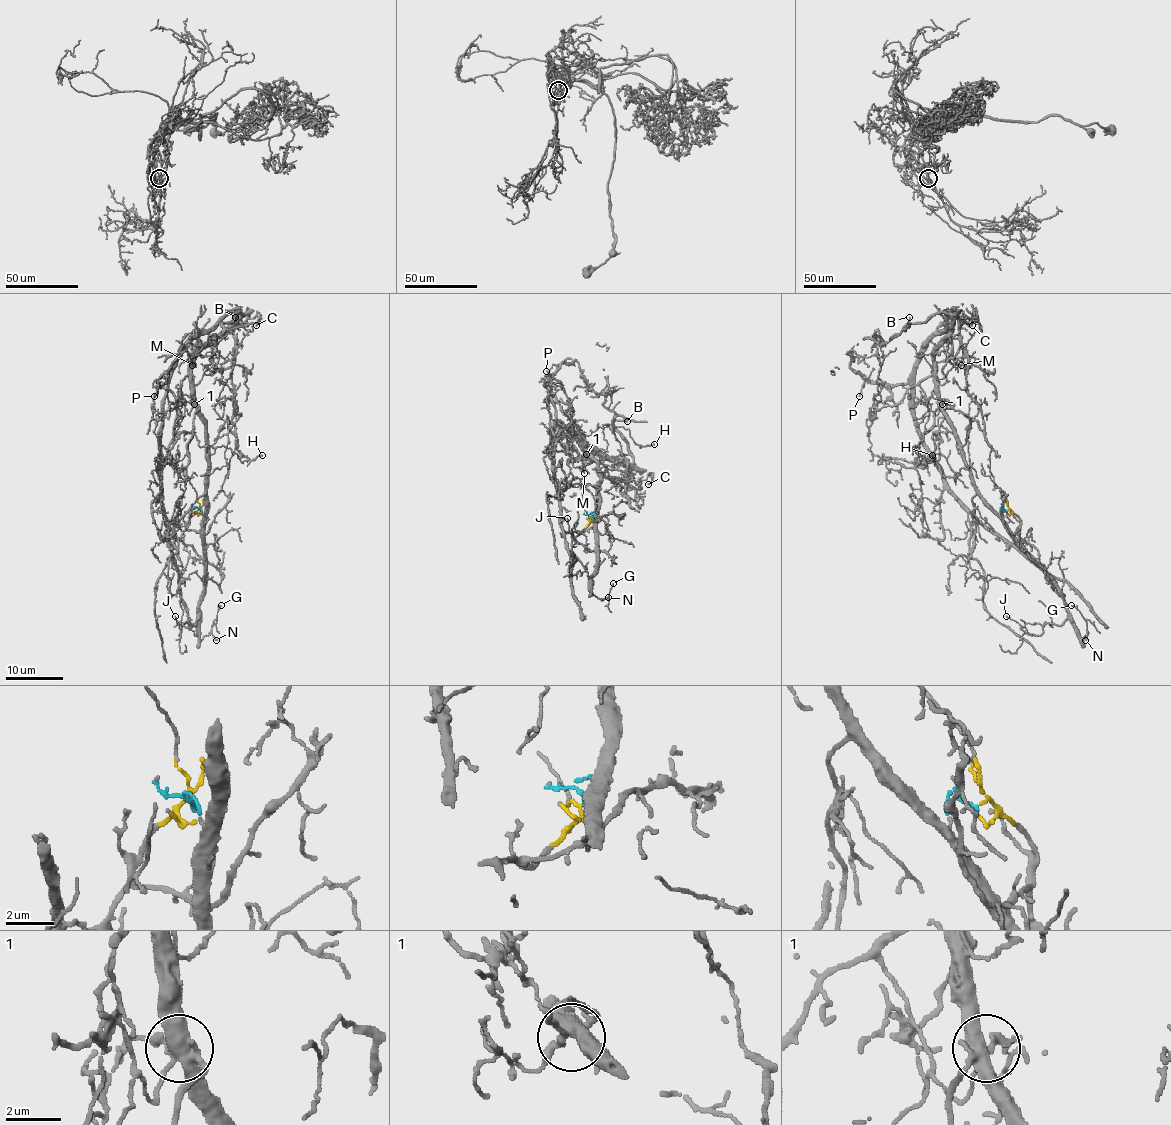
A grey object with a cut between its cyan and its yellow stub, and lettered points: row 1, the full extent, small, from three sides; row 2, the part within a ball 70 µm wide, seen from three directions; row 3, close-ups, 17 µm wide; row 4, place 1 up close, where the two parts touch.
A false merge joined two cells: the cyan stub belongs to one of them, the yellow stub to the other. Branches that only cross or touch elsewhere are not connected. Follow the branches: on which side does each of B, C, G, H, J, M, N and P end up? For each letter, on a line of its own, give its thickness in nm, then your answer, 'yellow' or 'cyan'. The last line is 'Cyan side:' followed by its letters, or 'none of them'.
B: 120 nm | cyan
C: 120 nm | cyan
G: 110 nm | cyan
H: 110 nm | cyan
J: 110 nm | cyan
M: 200 nm | yellow
N: 140 nm | cyan
P: 160 nm | yellow
Cyan side: B, C, G, H, J, N

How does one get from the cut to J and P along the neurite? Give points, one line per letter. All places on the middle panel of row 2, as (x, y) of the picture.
J: (593, 519), (596, 571), (592, 580), (572, 551), (567, 517)
P: (593, 520), (582, 531), (569, 531), (560, 527), (553, 464), (553, 435), (559, 422), (546, 370)

